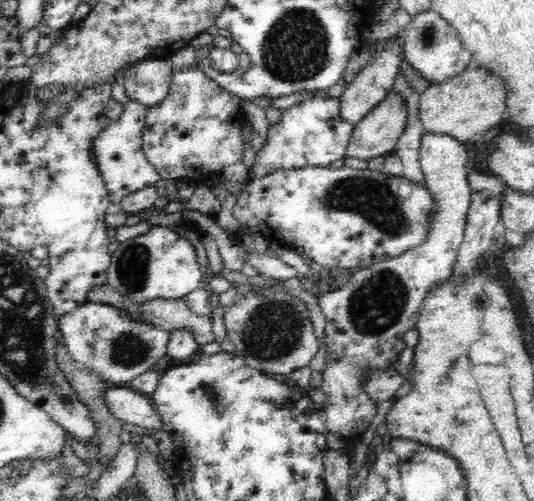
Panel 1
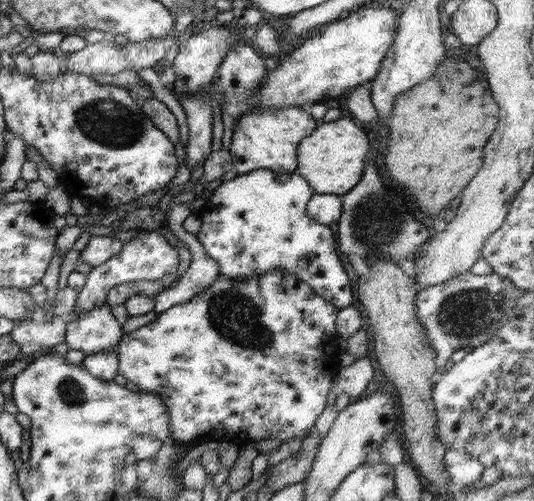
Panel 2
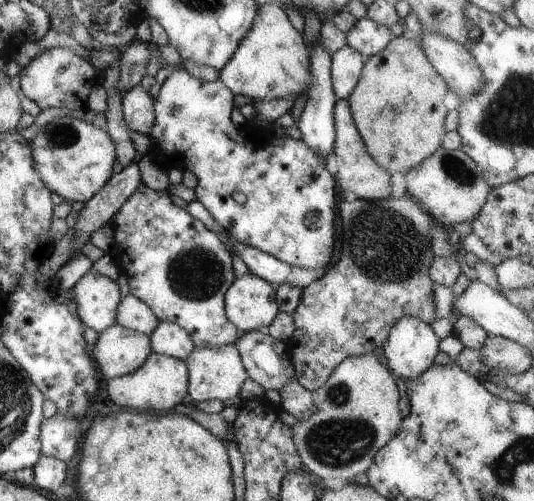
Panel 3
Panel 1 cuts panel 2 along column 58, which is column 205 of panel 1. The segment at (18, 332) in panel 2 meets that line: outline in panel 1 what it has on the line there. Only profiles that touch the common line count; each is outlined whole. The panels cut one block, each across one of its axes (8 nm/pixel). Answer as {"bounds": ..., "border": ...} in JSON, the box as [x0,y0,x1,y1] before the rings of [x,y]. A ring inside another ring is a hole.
{"bounds":[140,299,216,344],"border":[[[164,299],[140,302],[141,315],[146,323],[152,323],[155,327],[172,332],[180,329],[190,329],[194,333],[196,343],[208,344],[214,342],[216,337],[212,333],[212,320],[210,316],[194,314],[184,299]]]}

